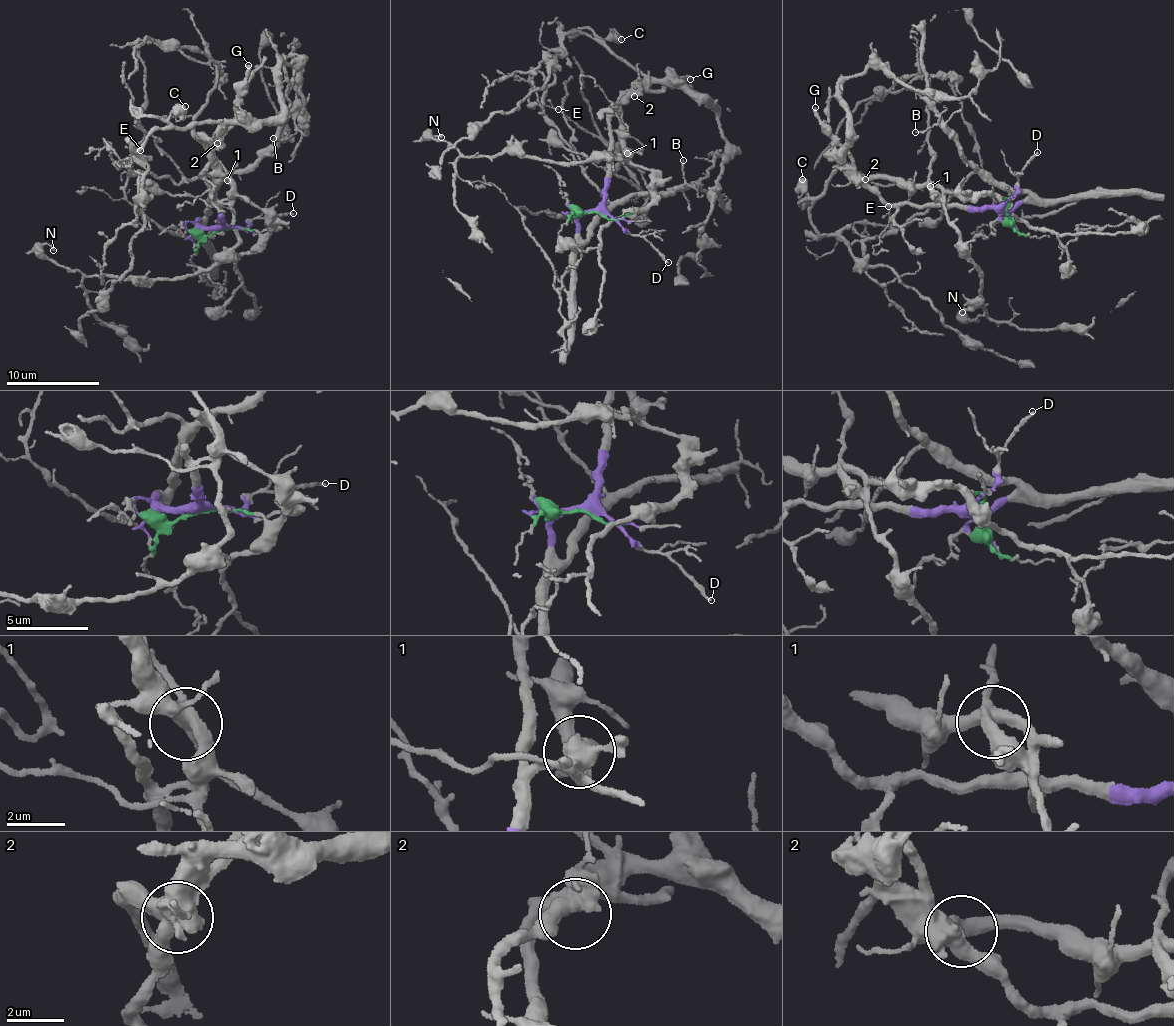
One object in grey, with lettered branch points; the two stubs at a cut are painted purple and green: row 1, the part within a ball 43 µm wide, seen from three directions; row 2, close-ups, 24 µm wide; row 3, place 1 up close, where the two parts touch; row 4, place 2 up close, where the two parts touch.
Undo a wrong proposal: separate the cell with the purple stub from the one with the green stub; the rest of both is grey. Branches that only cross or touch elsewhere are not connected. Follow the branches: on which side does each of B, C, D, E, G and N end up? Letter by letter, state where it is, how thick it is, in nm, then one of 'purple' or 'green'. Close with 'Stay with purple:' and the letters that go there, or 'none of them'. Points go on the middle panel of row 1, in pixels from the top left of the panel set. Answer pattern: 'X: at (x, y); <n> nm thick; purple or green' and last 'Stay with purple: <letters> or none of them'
B: at (683, 160); 170 nm thick; purple
C: at (621, 39); 650 nm thick; green
D: at (668, 262); 180 nm thick; purple
E: at (558, 109); 110 nm thick; purple
G: at (690, 79); 320 nm thick; purple
N: at (441, 137); 200 nm thick; green
Stay with purple: B, D, E, G

